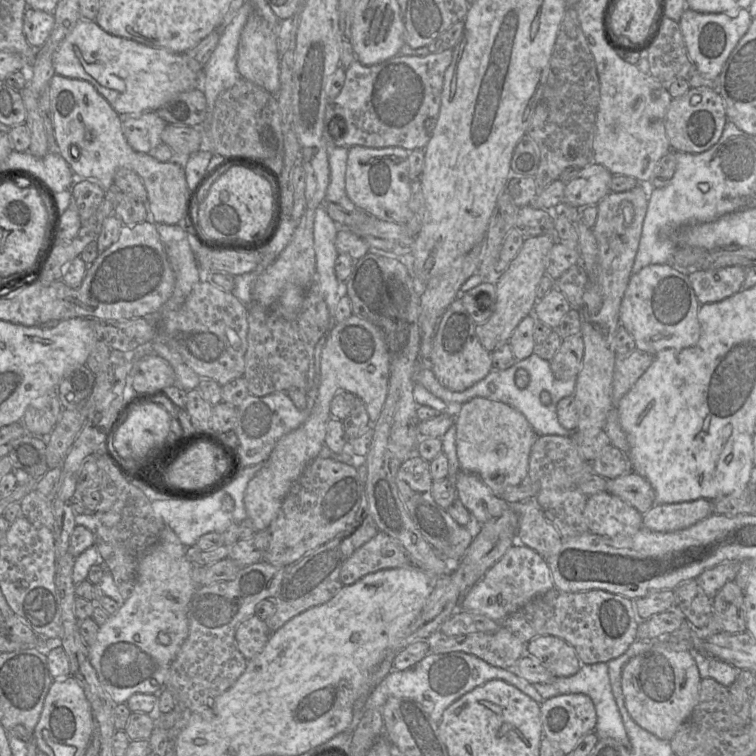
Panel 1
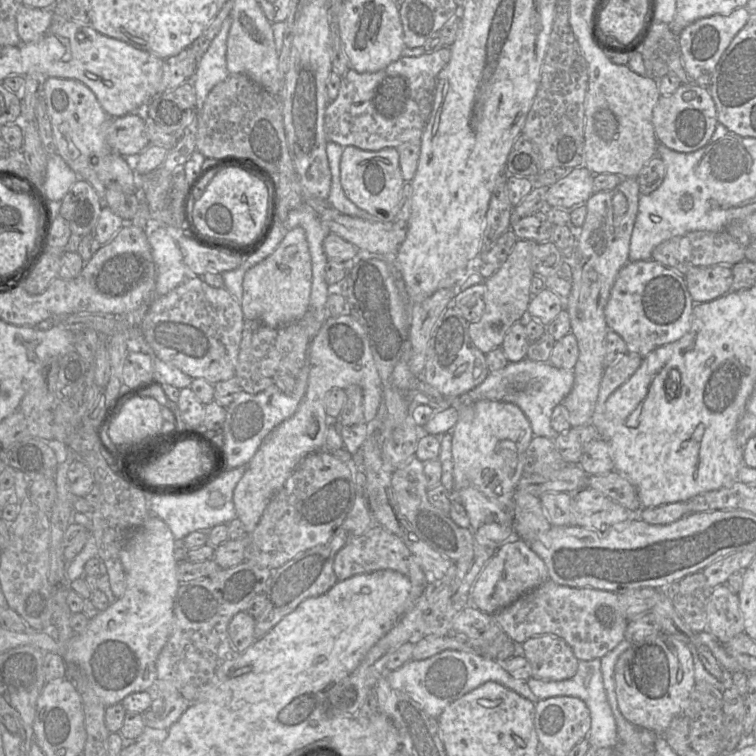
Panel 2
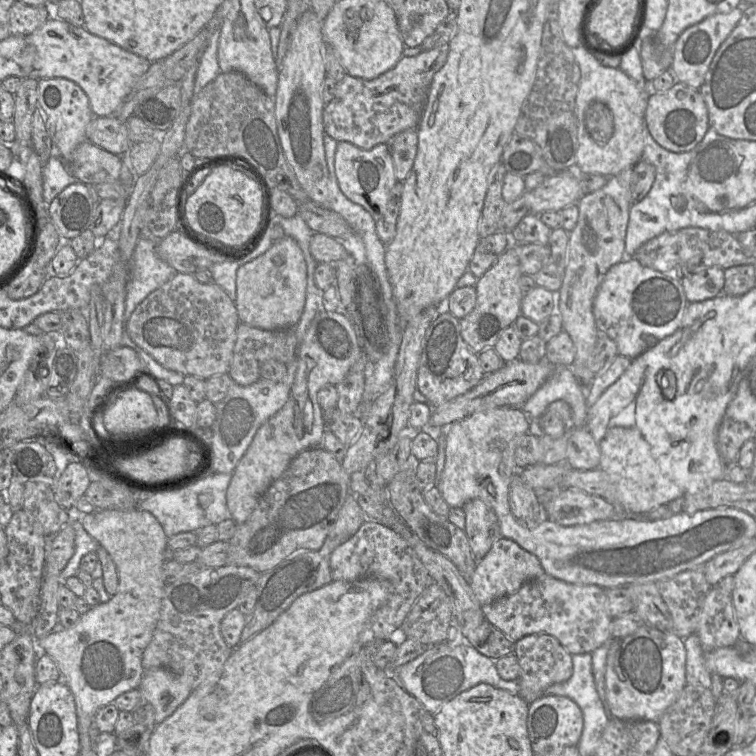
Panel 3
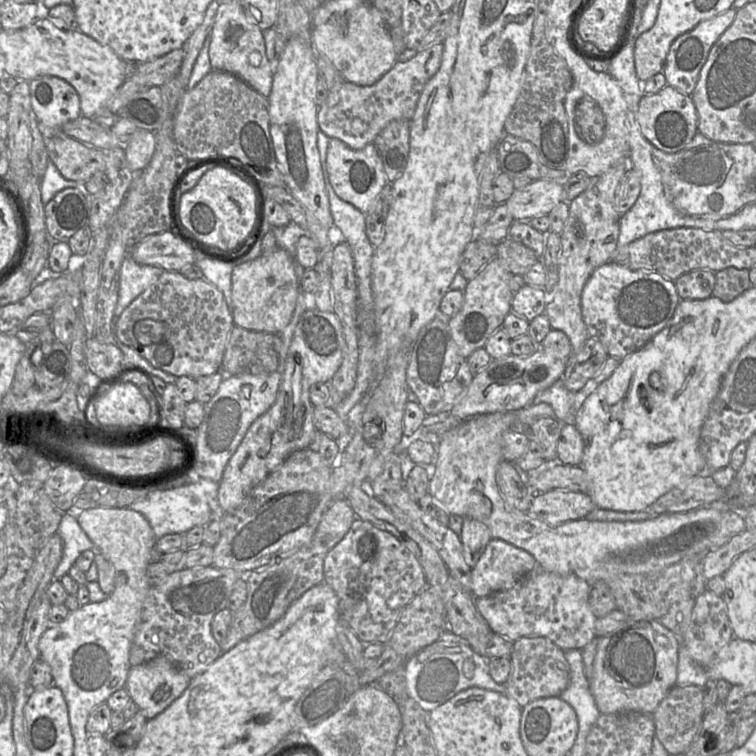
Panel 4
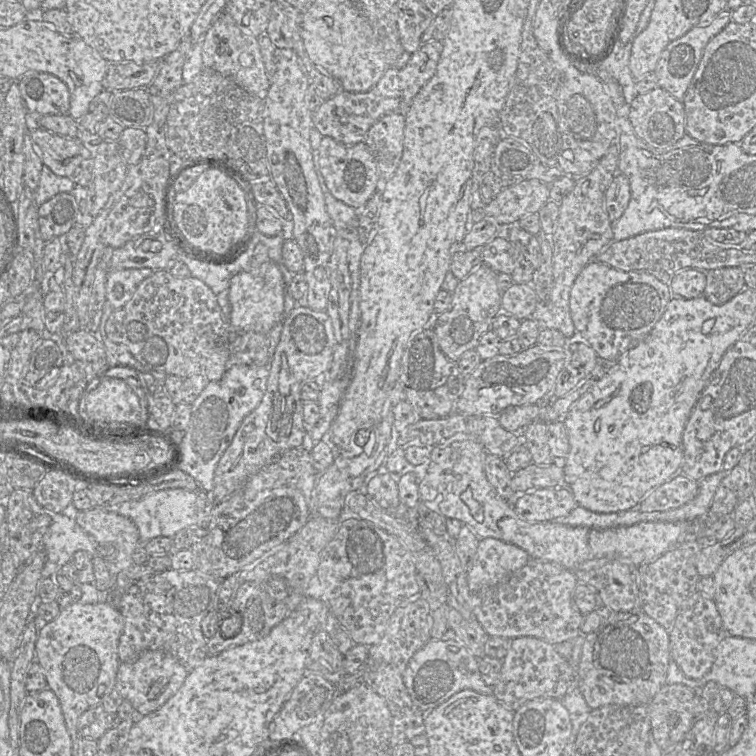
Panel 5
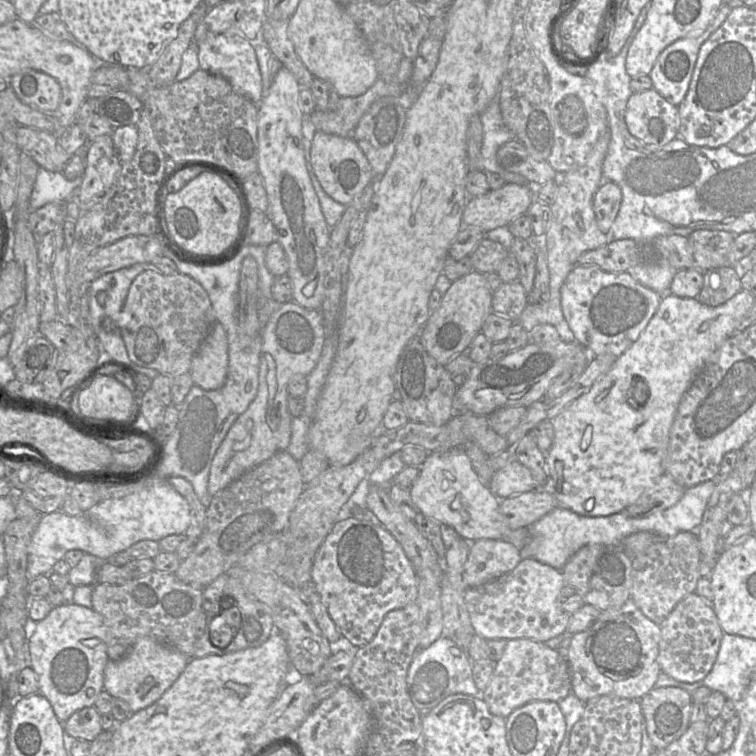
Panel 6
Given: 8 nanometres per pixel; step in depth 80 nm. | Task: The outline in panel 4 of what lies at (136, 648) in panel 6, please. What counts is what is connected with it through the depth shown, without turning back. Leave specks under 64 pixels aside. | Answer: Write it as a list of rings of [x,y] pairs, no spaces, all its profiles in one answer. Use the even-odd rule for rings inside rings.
[[[157,656],[148,662],[131,666],[125,689],[139,711],[149,720],[163,712],[186,690],[191,678],[164,656]]]

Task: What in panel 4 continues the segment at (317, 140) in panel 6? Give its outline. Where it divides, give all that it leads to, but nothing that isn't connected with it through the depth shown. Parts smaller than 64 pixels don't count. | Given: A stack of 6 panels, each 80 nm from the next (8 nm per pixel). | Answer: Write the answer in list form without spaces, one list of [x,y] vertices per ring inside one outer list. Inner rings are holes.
[[[330,138],[326,167],[330,184],[336,195],[363,213],[370,209],[376,197],[388,184],[382,160],[373,143],[360,150],[354,150],[339,139]]]

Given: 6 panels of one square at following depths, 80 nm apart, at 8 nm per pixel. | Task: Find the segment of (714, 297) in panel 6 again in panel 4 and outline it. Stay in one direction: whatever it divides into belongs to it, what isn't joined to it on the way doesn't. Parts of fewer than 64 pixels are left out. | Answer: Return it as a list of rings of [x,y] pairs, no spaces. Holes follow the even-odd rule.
[[[728,267],[715,272],[715,286],[712,296],[723,302],[730,302],[752,286],[749,269]]]

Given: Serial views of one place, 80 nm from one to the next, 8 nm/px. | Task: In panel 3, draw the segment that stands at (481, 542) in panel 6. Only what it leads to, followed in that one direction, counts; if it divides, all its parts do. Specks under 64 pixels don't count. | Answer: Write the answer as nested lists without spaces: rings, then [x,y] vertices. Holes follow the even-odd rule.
[[[499,538],[489,552],[477,562],[470,578],[470,586],[481,605],[491,603],[506,595],[517,592],[523,584],[545,573],[539,559],[515,541]]]

